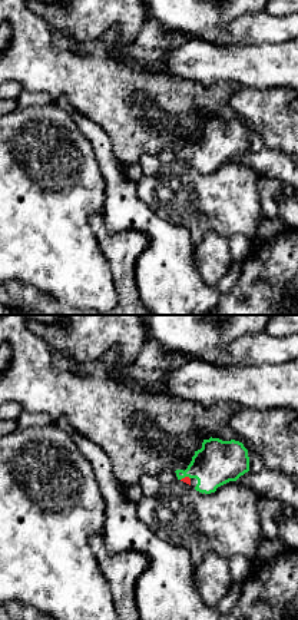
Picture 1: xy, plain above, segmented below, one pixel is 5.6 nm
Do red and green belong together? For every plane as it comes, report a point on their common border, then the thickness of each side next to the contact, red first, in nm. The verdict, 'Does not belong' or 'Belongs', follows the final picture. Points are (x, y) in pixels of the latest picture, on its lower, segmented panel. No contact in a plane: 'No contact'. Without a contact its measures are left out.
Touches red at (185, 477). Thickness 40 nm (red) against 240 nm

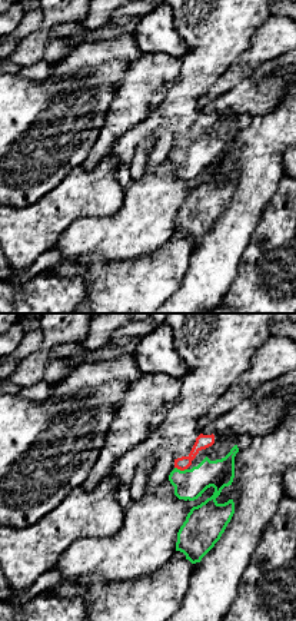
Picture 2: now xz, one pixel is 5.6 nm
Touches red at (180, 470). Thickness 80 nm (red) against 170 nm

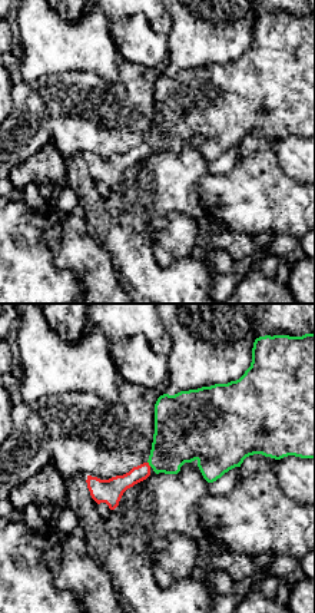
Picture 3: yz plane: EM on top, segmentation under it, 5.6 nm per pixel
Touches red at (148, 464). Thickness 130 nm (red) against 300 nm

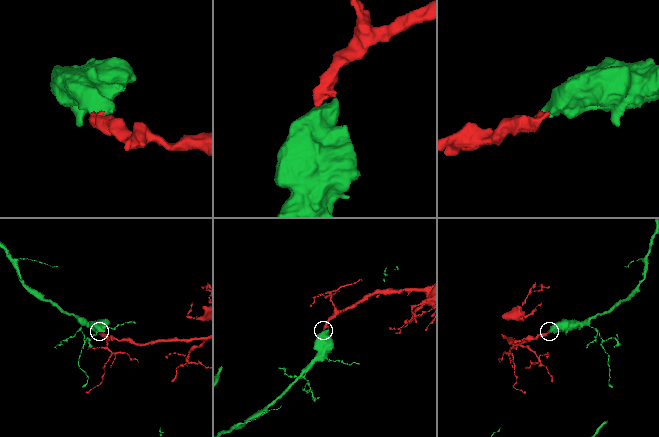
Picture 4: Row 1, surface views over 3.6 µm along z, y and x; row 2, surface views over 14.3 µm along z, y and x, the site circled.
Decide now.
Belongs

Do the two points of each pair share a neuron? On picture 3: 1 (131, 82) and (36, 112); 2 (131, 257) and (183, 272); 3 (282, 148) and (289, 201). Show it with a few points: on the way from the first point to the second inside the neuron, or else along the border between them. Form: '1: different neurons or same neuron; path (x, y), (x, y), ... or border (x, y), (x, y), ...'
1: same neuron; path (108, 103), (102, 109), (59, 109)
2: same neuron; path (143, 269), (148, 274), (171, 274)
3: different neurons; border (274, 141), (274, 155), (279, 166), (299, 182)

